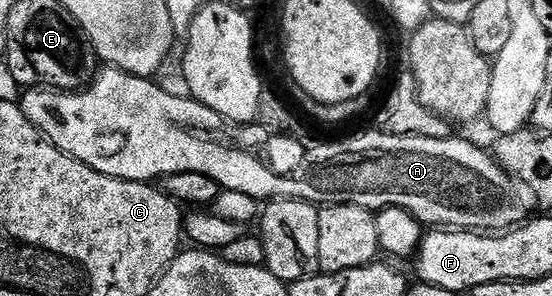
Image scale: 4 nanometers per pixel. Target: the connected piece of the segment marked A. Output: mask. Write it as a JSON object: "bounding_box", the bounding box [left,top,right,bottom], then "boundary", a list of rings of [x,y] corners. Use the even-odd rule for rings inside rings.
{"bounding_box":[19,66,534,233],"boundary":[[[105,66],[97,70],[92,82],[79,91],[57,91],[36,85],[33,91],[23,92],[19,104],[30,125],[37,127],[59,151],[115,179],[152,183],[174,173],[202,173],[214,177],[223,190],[246,193],[258,201],[305,199],[307,203],[317,205],[349,203],[373,213],[383,207],[397,207],[409,211],[421,224],[436,229],[481,233],[503,233],[521,226],[533,214],[534,200],[530,189],[507,175],[485,148],[483,151],[475,147],[468,139],[388,135],[383,129],[376,129],[353,139],[344,139],[341,143],[320,143],[309,151],[303,151],[300,145],[294,145],[293,140],[284,137],[279,140],[280,148],[276,148],[273,132],[267,127],[230,123],[198,100],[183,94],[171,95],[152,82],[156,81]]]}

